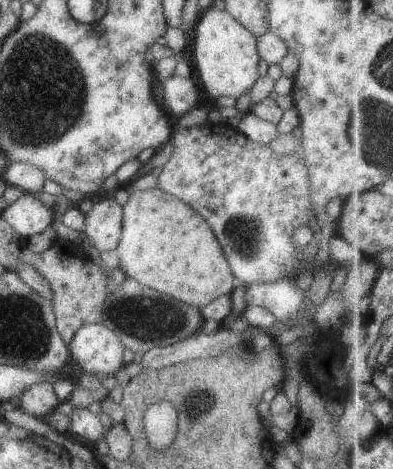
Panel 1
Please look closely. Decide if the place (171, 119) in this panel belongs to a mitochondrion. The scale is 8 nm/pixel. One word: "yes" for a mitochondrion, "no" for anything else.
no

